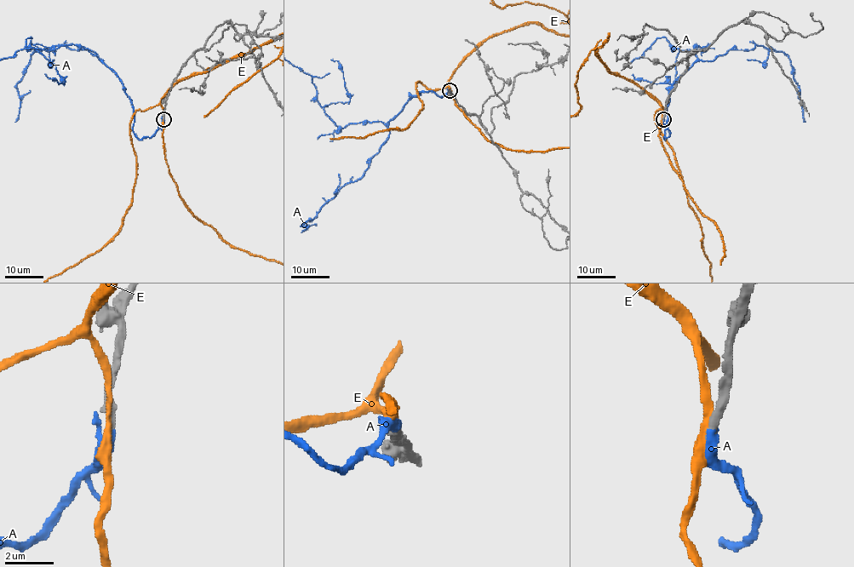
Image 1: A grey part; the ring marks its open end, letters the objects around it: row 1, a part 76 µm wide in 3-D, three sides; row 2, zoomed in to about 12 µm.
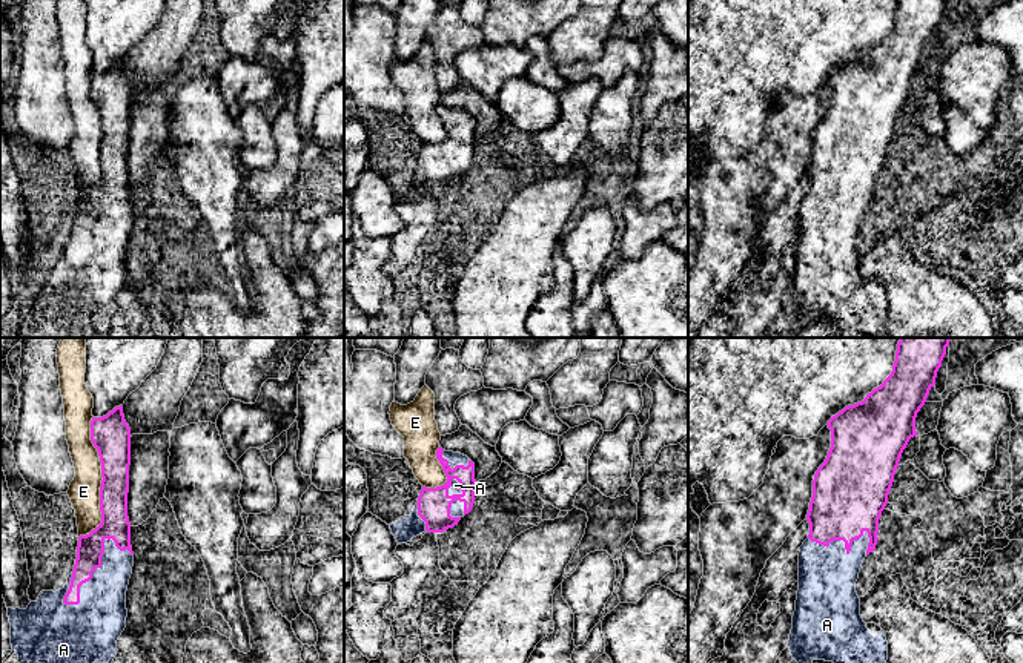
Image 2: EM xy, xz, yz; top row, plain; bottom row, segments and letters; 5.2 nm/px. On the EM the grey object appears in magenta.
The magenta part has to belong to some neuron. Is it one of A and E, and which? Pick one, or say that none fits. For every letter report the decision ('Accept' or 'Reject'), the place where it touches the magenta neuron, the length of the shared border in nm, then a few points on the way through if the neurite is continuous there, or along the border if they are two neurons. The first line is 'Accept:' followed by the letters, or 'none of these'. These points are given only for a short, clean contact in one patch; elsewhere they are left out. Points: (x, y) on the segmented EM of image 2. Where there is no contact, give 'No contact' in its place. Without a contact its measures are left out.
Accept: A
A: Accept. Touches magenta at xy (99, 567). Shared border 460 nm
E: Reject. Touches magenta at xy (102, 481). Shared border 650 nm

